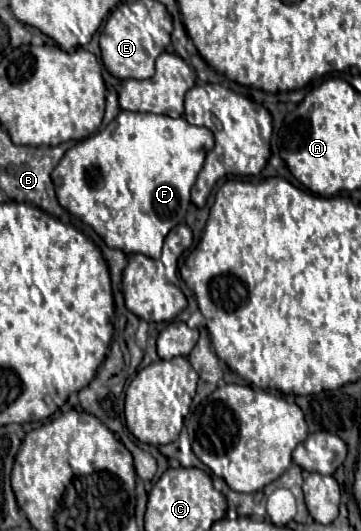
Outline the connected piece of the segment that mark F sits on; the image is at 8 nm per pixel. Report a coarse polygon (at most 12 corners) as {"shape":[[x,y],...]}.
{"shape":[[121,111],[53,169],[109,247],[161,257],[213,133]]}

